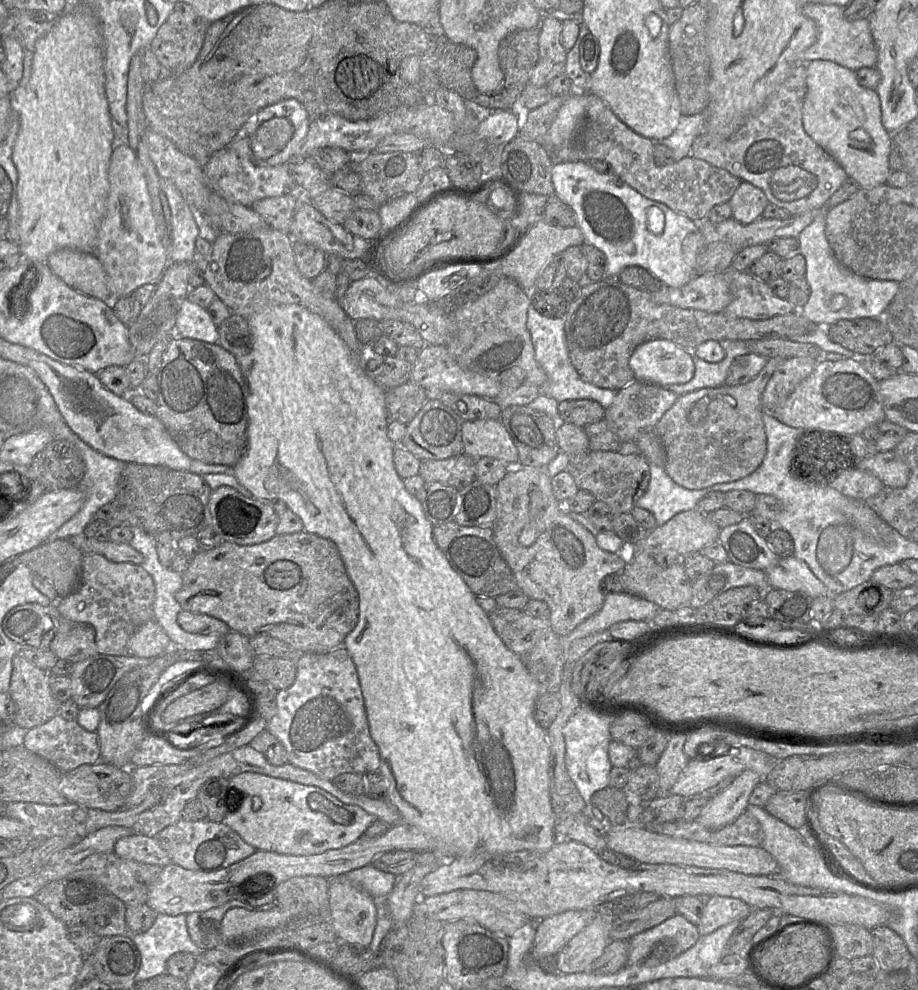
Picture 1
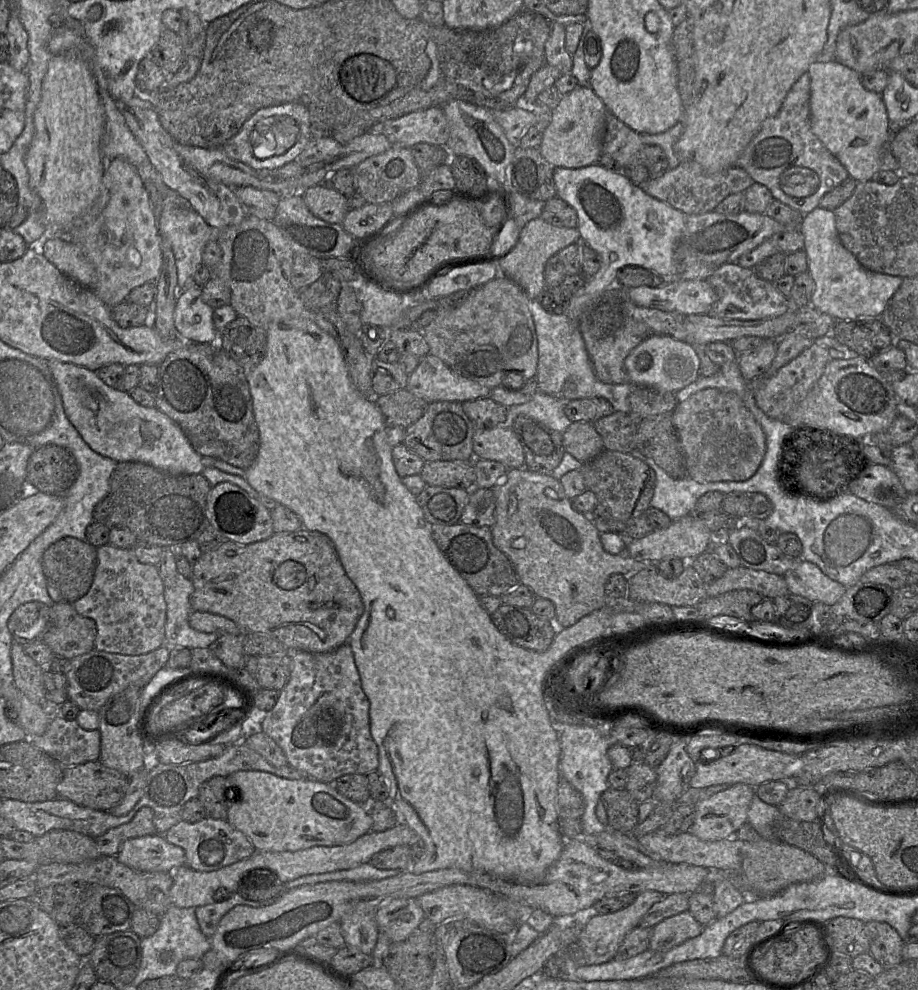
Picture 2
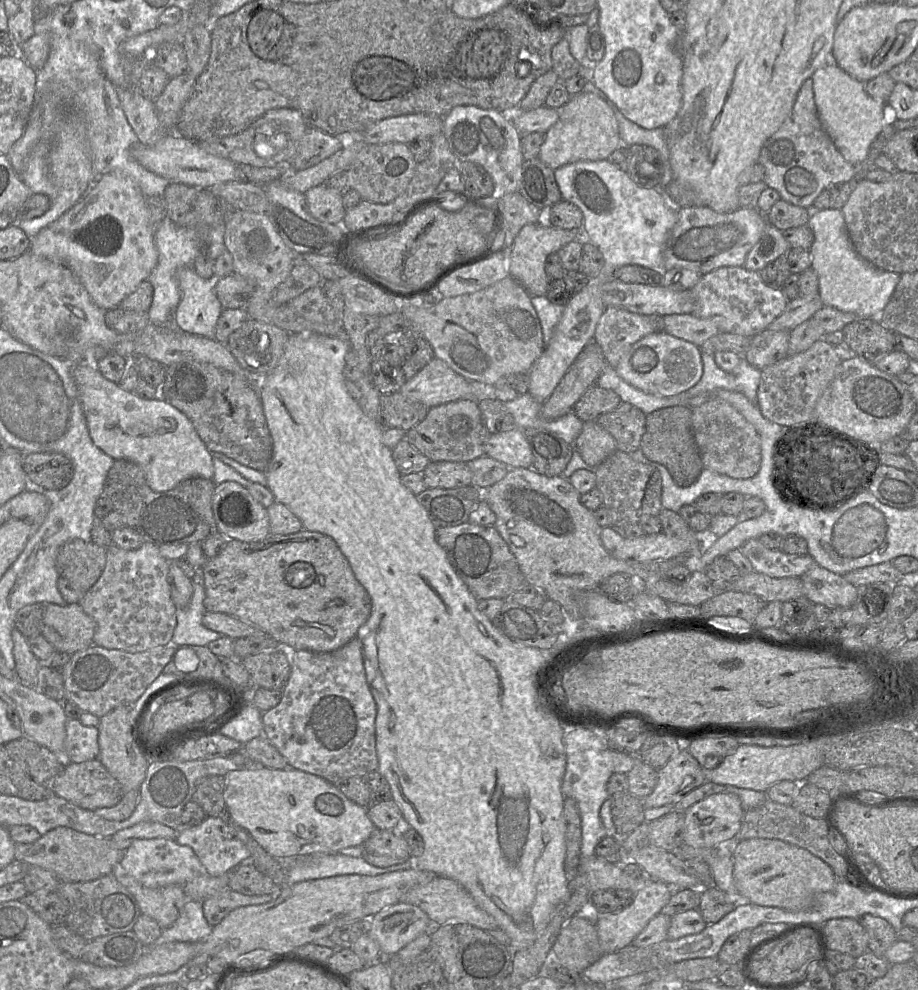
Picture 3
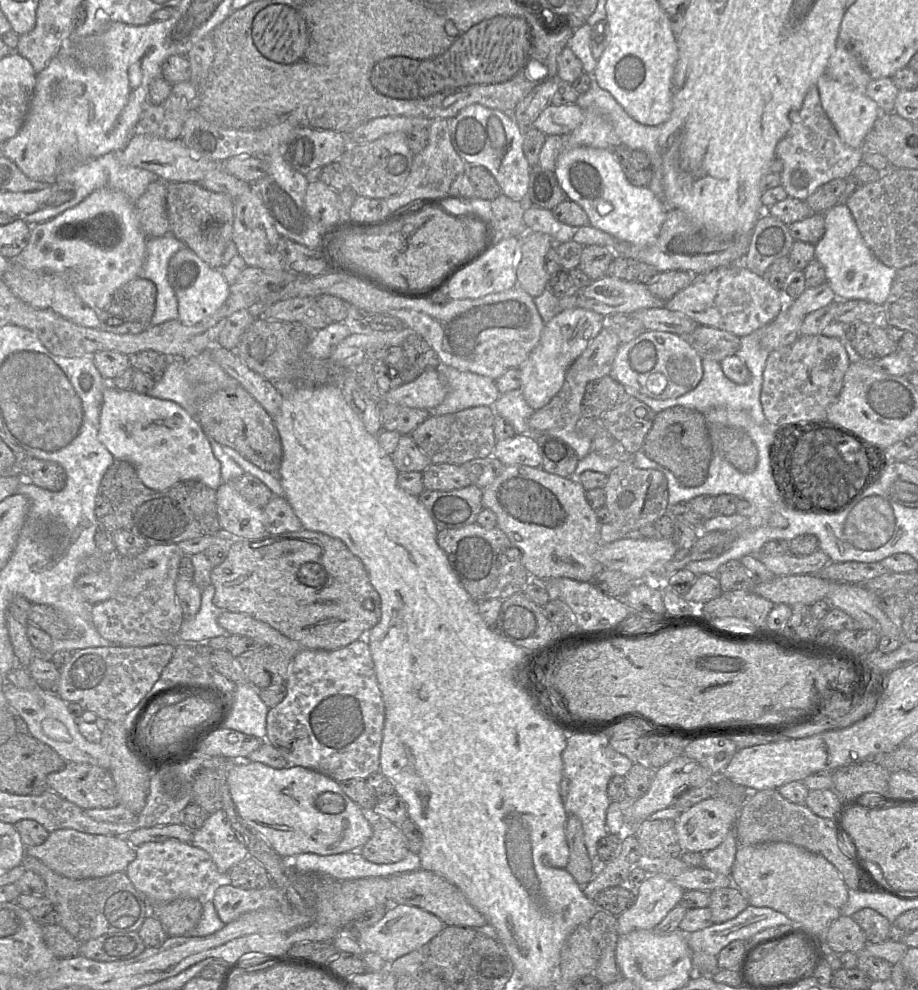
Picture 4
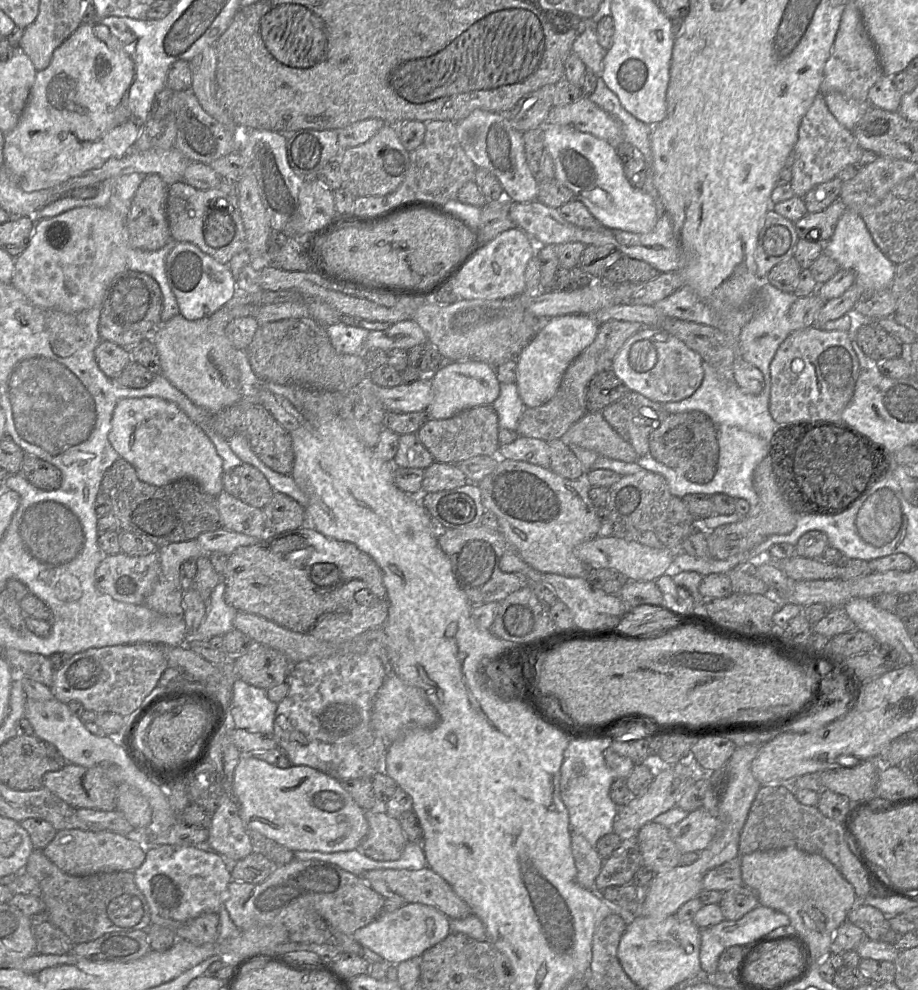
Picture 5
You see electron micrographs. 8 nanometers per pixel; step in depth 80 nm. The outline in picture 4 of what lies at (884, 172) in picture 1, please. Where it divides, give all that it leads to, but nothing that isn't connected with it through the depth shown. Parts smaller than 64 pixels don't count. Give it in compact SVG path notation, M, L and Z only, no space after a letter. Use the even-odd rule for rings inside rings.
M827 74L818 79L816 87L820 95L821 105L841 140L852 148L862 148L866 135L880 115L881 109L877 103L869 98L865 92L844 85L830 78Z

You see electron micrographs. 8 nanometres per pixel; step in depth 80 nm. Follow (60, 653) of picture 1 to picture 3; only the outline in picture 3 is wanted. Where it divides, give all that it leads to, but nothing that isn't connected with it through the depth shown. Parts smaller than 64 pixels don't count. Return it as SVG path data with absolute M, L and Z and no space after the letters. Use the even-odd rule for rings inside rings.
M67 603L63 606L44 604L41 634L54 647L55 651L72 655L87 649L93 645L95 630L95 621L84 612L79 604Z

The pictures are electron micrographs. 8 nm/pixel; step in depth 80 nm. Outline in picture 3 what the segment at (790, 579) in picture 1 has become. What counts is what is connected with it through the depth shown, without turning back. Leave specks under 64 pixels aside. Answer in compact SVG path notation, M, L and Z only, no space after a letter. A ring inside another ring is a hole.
M817 563L800 579L804 597L813 604L822 604L829 609L851 606L857 598L857 587L847 582L842 575L835 574Z

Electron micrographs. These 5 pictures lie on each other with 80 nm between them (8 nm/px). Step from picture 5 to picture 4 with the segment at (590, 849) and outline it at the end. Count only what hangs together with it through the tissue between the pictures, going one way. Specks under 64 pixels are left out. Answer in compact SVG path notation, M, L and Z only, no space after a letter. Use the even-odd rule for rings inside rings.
M568 815L565 835L569 847L567 871L581 887L588 884L597 873L597 864L588 855L583 827L575 815Z

